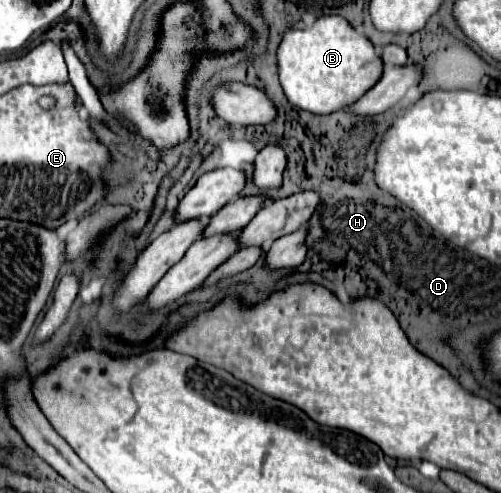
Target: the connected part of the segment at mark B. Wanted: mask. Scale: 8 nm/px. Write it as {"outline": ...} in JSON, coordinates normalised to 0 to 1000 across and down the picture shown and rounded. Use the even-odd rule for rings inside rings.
{"outline":[[[681,32],[633,37],[621,53],[605,45],[569,61],[553,97],[557,170],[573,203],[621,231],[661,231],[701,215],[749,162],[756,162],[764,130],[749,114],[745,89]]]}

